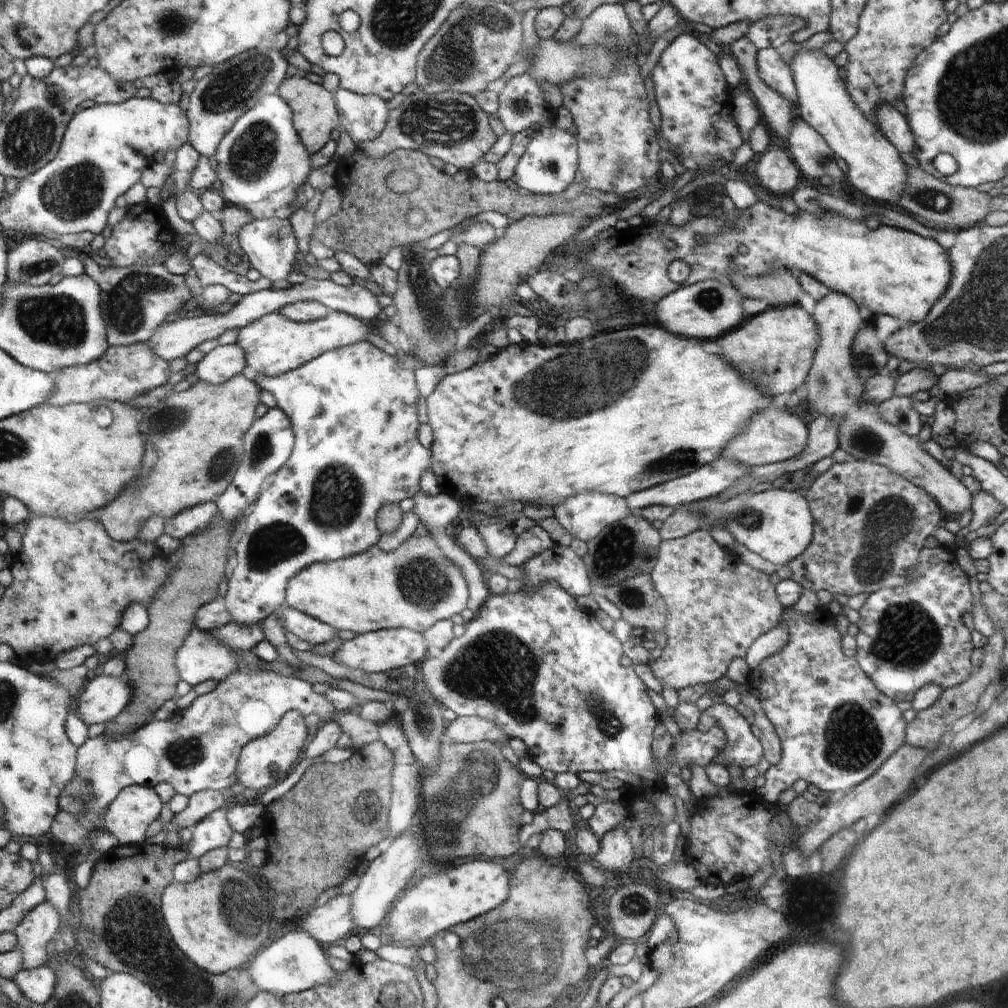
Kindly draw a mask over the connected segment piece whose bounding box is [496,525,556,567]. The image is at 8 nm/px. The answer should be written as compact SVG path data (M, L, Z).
M534 525L520 536L510 554L507 554L503 559L496 560L497 563L508 563L509 565L519 567L529 558L553 546L556 546L556 542L552 540L548 531L544 527Z

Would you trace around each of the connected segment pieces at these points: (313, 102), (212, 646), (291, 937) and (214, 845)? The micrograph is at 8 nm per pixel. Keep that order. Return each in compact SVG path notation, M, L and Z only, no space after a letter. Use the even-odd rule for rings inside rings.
M302 74L285 77L279 86L278 95L292 107L294 125L299 132L301 139L304 140L306 148L314 154L320 152L330 140L336 136L336 128L340 128L343 123L339 113L339 105L336 100L336 92L328 92L324 88L324 83L312 83Z
M193 626L176 658L181 680L192 687L206 681L223 681L243 667L237 663L235 652L217 641L209 631Z
M302 929L292 930L264 948L244 970L250 974L258 990L273 992L277 997L304 992L324 983L334 983L337 976L337 972L328 966L316 939Z
M224 806L191 827L192 840L188 843L190 857L199 858L208 851L226 847L234 830L227 819L229 806Z

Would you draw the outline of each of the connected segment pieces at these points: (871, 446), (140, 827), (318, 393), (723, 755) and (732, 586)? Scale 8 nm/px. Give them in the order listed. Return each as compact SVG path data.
M830 291L819 300L811 314L819 332L819 342L816 345L814 362L811 364L810 374L807 376L807 382L803 384L805 392L805 402L807 403L807 422L814 419L825 417L835 421L838 428L839 448L850 454L850 456L859 461L868 461L888 467L897 475L903 476L908 482L925 490L944 510L945 514L960 514L971 510L972 495L963 485L961 479L958 479L950 470L942 466L929 452L923 449L923 437L907 435L900 427L895 427L888 421L885 421L877 411L878 404L870 401L863 401L865 394L865 380L861 379L853 365L853 341L858 330L863 326L864 320L860 317L859 306L848 295Z
M131 785L120 792L107 808L104 816L105 829L110 831L120 845L146 843L148 828L152 822L164 816L163 797L156 787Z
M356 341L340 348L325 352L315 359L309 360L302 367L282 373L277 377L265 377L254 372L246 366L243 373L257 383L260 383L264 390L274 395L276 404L291 419L295 431L295 444L290 458L283 464L274 476L269 479L259 498L256 499L248 513L247 527L240 538L239 546L236 547L236 560L232 569L232 576L229 576L229 586L226 596L223 598L227 609L231 612L232 621L239 623L263 623L270 615L277 615L280 608L286 602L287 582L304 568L314 563L327 563L338 559L346 559L354 555L362 554L374 547L381 532L378 527L378 514L384 505L388 503L399 503L409 499L419 489L419 480L425 468L430 467L431 452L428 452L418 440L418 414L416 414L416 402L418 402L418 387L415 377L415 370L402 370L398 365L395 354L383 351L370 341Z
M724 702L716 703L701 713L696 730L708 732L714 725L720 726L727 736L727 745L719 752L718 763L726 768L733 762L746 767L758 764L762 760L762 746L752 734L750 724Z
M696 529L677 539L662 540L650 575L654 588L663 596L667 606L662 655L650 664L650 668L661 684L677 691L702 684L710 686L722 678L730 661L736 657L744 658L760 635L776 628L784 611L768 575L754 570L733 552L726 554L704 529Z

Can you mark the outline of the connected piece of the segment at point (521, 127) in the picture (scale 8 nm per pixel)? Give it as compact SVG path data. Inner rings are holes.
M531 73L512 77L499 94L497 117L505 132L513 136L552 123L555 114L556 110L547 106L542 89Z

